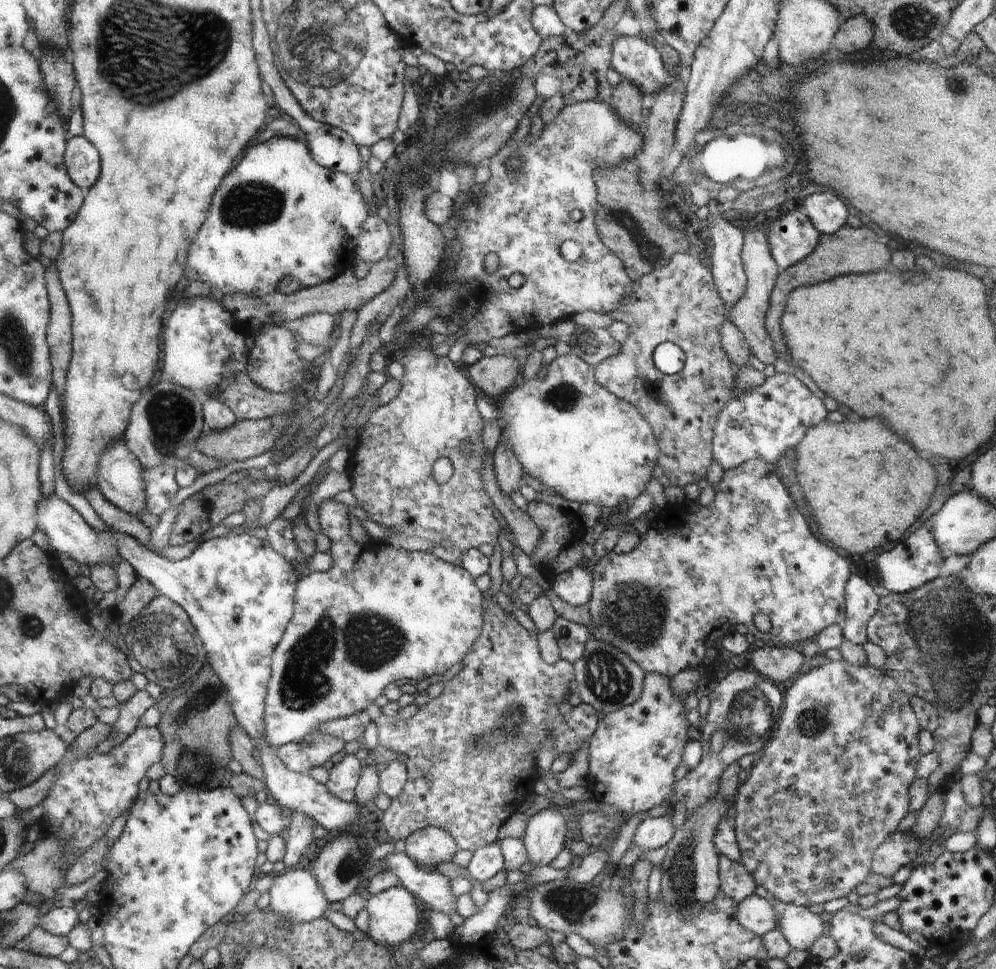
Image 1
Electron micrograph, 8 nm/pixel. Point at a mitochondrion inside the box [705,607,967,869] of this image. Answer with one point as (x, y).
(747, 712)

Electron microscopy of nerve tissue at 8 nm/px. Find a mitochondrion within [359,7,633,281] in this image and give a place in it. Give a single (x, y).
(489, 102)

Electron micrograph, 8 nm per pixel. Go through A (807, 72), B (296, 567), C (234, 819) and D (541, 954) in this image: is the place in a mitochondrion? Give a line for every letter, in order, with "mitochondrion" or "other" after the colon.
A: other
B: other
C: other
D: other

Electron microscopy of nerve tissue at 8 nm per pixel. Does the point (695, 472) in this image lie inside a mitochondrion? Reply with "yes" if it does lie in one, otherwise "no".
no

